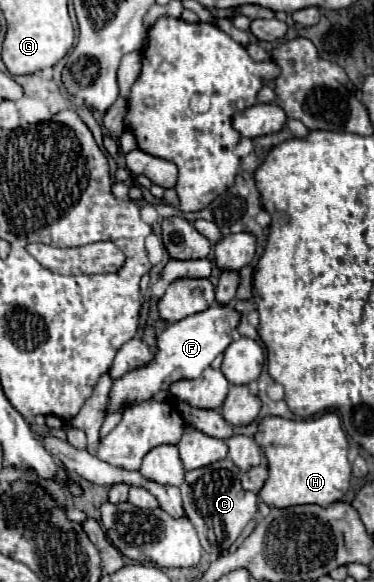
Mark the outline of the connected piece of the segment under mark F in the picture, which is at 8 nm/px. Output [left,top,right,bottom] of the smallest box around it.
[109,303,241,411]

